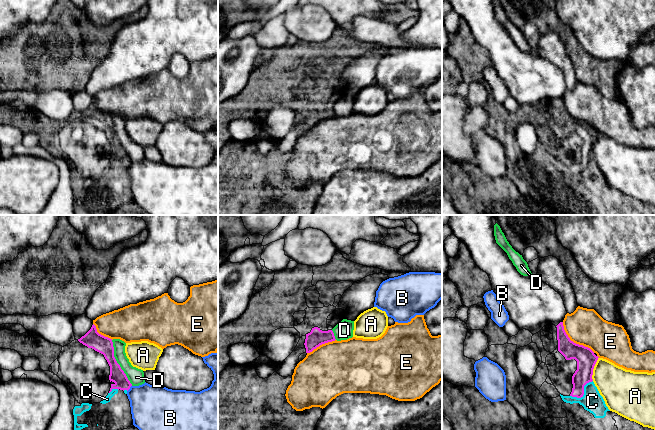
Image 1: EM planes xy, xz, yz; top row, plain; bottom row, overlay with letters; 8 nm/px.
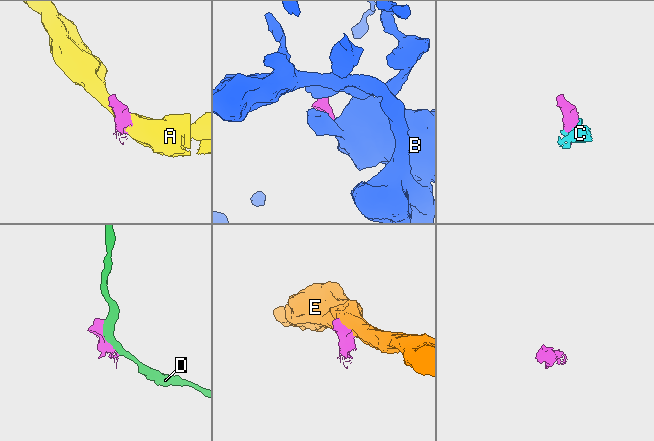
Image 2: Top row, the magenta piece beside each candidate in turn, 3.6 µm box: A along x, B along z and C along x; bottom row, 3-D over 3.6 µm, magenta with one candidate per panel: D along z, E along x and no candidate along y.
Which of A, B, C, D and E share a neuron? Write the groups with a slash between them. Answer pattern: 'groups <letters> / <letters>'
groups A / B / C / D / E

